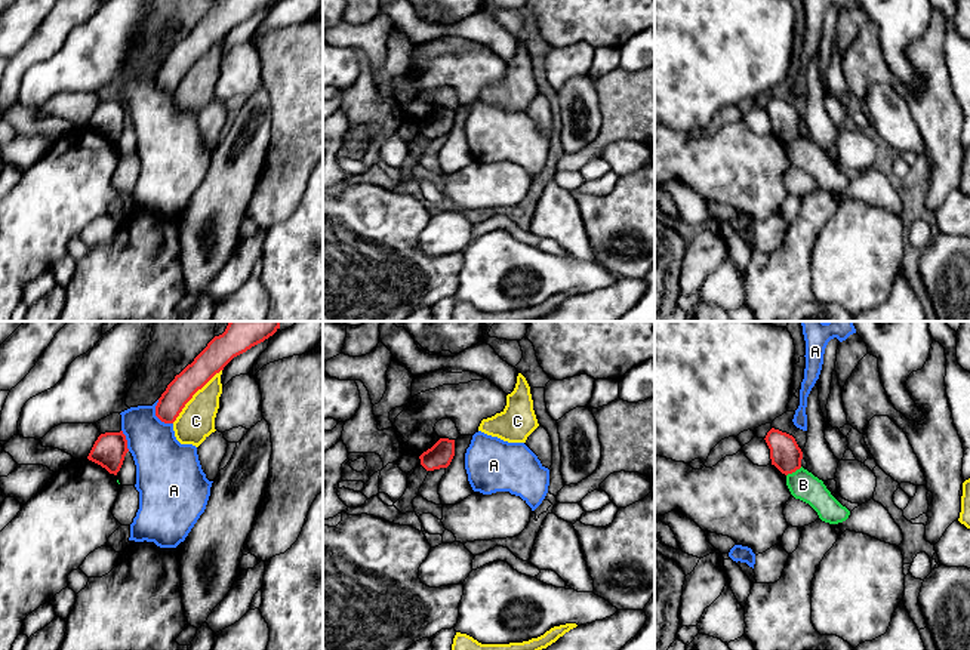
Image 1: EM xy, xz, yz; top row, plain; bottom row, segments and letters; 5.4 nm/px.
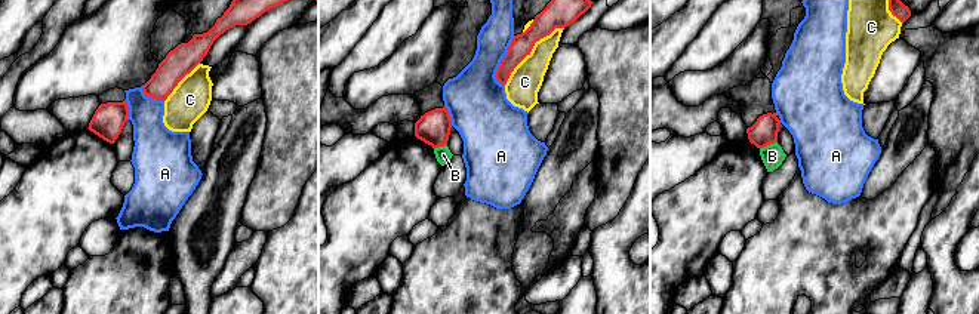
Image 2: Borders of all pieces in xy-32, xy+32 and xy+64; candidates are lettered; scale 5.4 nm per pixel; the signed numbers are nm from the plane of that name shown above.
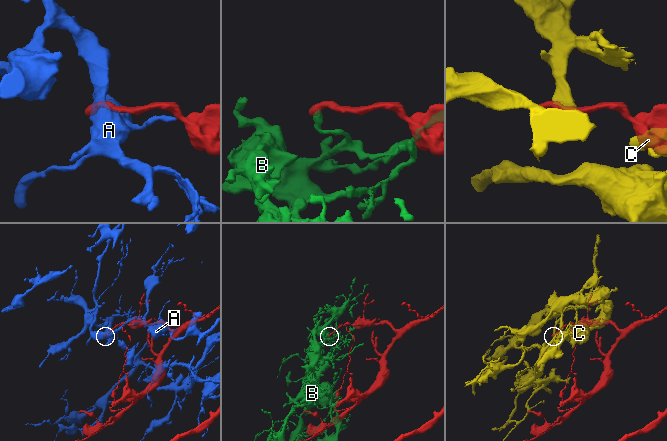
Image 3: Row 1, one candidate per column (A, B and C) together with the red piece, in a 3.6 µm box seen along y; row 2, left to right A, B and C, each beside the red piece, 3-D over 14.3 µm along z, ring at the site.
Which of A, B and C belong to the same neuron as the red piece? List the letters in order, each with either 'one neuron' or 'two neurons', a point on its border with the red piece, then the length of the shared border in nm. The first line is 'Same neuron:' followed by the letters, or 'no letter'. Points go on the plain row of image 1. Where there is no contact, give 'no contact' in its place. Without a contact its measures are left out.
Same neuron: no letter
A: two neurons; meets red in xy at (157, 85); contact 160 nm long
B: two neurons; meets red in yz at (794, 139); contact 100 nm long
C: two neurons; meets red in xy at (193, 62); contact 400 nm long

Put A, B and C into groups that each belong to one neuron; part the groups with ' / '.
A / B / C

